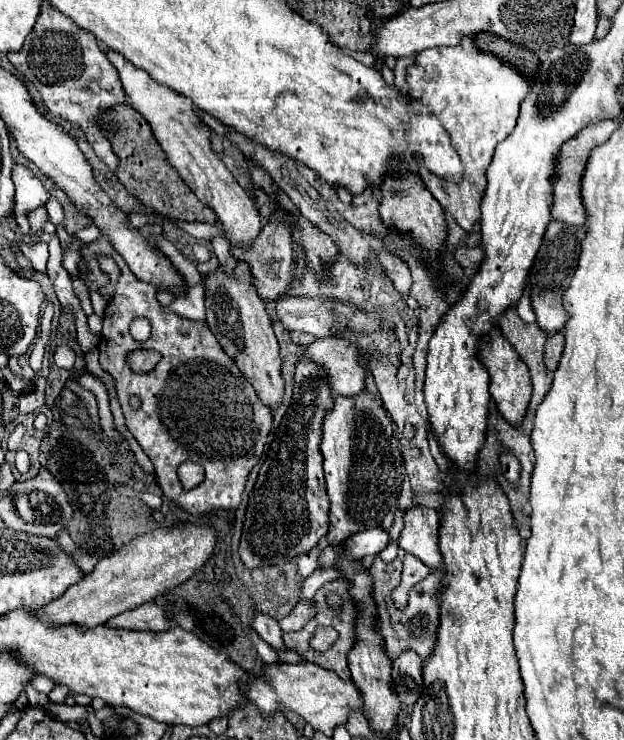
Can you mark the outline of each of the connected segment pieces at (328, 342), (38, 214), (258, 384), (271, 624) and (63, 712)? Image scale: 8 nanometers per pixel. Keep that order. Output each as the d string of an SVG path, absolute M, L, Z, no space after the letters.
M324 337L306 345L298 359L308 359L326 371L326 383L334 397L358 395L364 385L364 369L354 341L342 337Z
M38 207L36 211L28 213L28 223L30 223L30 235L32 237L40 237L42 235L42 227L48 221L48 211L44 207Z
M236 261L232 275L224 273L222 265L212 275L208 275L206 323L218 339L220 347L226 351L226 355L236 361L242 375L252 383L262 403L270 409L276 409L284 395L284 383L280 375L282 359L278 355L278 341L272 331L272 319L266 313L262 297L254 289L254 279L246 261Z
M254 611L252 615L252 629L272 647L276 649L282 649L284 643L282 643L282 631L278 627L278 621L262 611Z
M50 703L50 705L48 705L48 711L54 713L56 717L60 717L64 723L80 723L80 721L86 721L86 719L88 719L88 709L82 707L82 705L68 707L68 705Z

